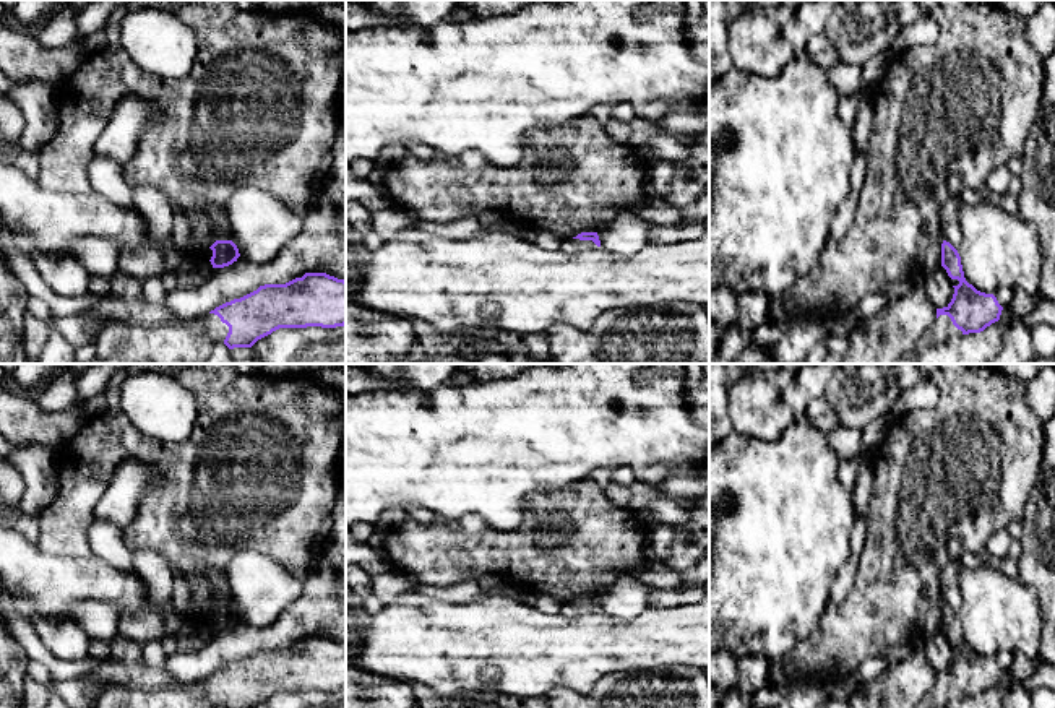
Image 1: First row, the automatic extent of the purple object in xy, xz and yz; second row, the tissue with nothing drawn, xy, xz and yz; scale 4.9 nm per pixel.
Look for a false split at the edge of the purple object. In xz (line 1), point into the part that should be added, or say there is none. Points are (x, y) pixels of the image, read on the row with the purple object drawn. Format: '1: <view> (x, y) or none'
1: none

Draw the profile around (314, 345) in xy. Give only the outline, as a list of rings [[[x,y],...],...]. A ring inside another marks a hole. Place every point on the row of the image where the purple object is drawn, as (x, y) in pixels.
[[[346,325],[279,328],[252,346],[258,364],[346,364]]]

